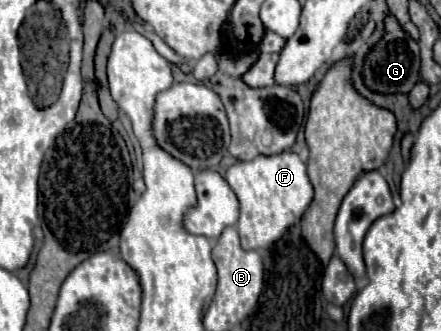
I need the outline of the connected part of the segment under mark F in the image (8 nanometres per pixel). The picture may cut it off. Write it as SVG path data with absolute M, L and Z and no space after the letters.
M281 152L277 156L257 156L251 162L235 162L225 180L233 188L241 204L241 216L237 222L241 246L245 250L267 250L287 230L297 224L313 202L313 186L307 178L305 164L295 152Z

